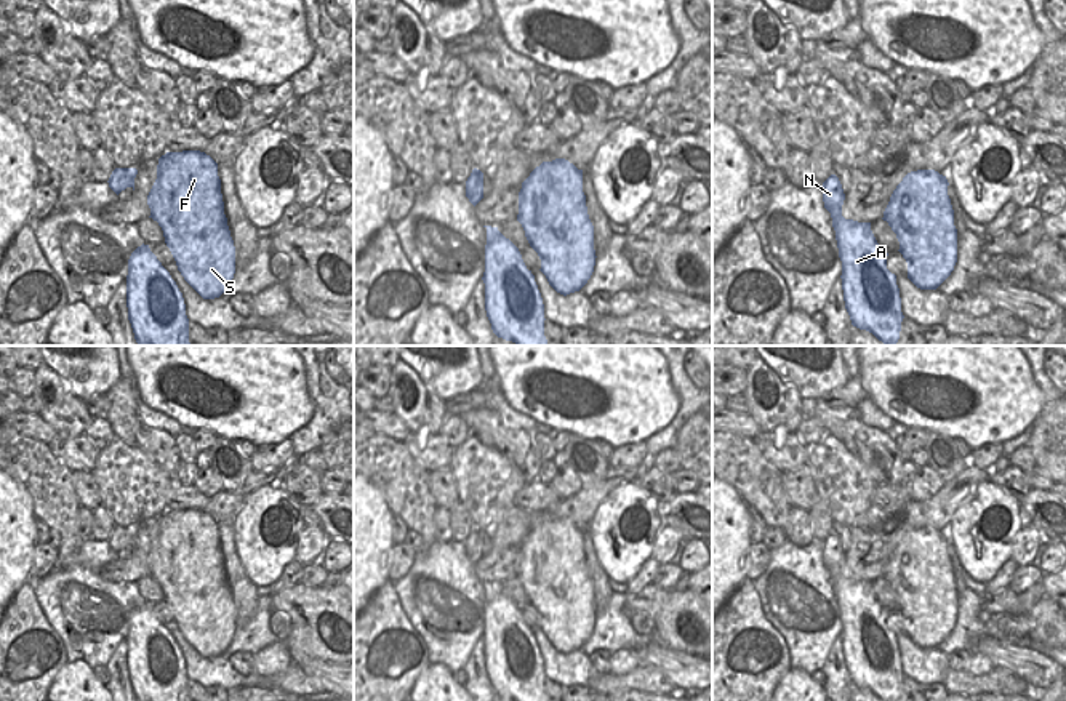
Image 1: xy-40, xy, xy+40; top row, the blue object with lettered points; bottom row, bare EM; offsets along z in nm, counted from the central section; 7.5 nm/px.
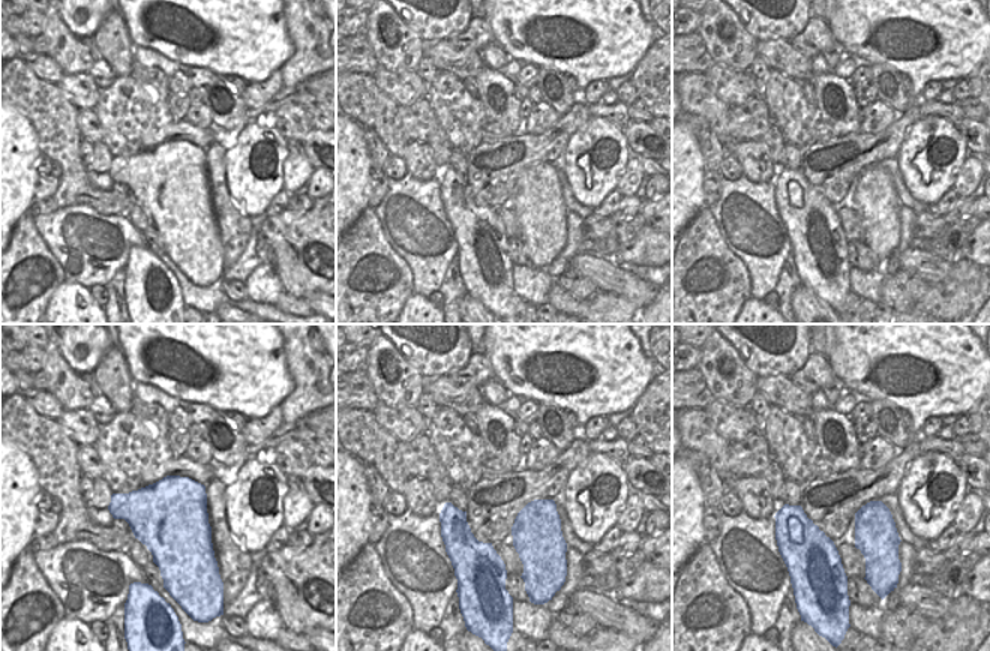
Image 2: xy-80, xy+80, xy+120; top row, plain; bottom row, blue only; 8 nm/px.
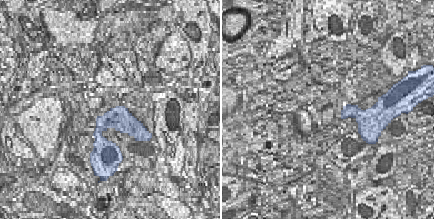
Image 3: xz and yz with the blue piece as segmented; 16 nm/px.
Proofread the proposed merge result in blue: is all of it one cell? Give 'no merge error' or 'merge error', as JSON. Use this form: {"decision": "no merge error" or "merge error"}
{"decision": "no merge error"}

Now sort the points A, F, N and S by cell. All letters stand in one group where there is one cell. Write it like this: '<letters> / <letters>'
A F N S

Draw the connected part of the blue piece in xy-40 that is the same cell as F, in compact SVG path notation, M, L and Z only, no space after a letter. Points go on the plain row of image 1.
M200 509L166 511L147 554L178 629L203 656L219 656L235 632L218 522Z

